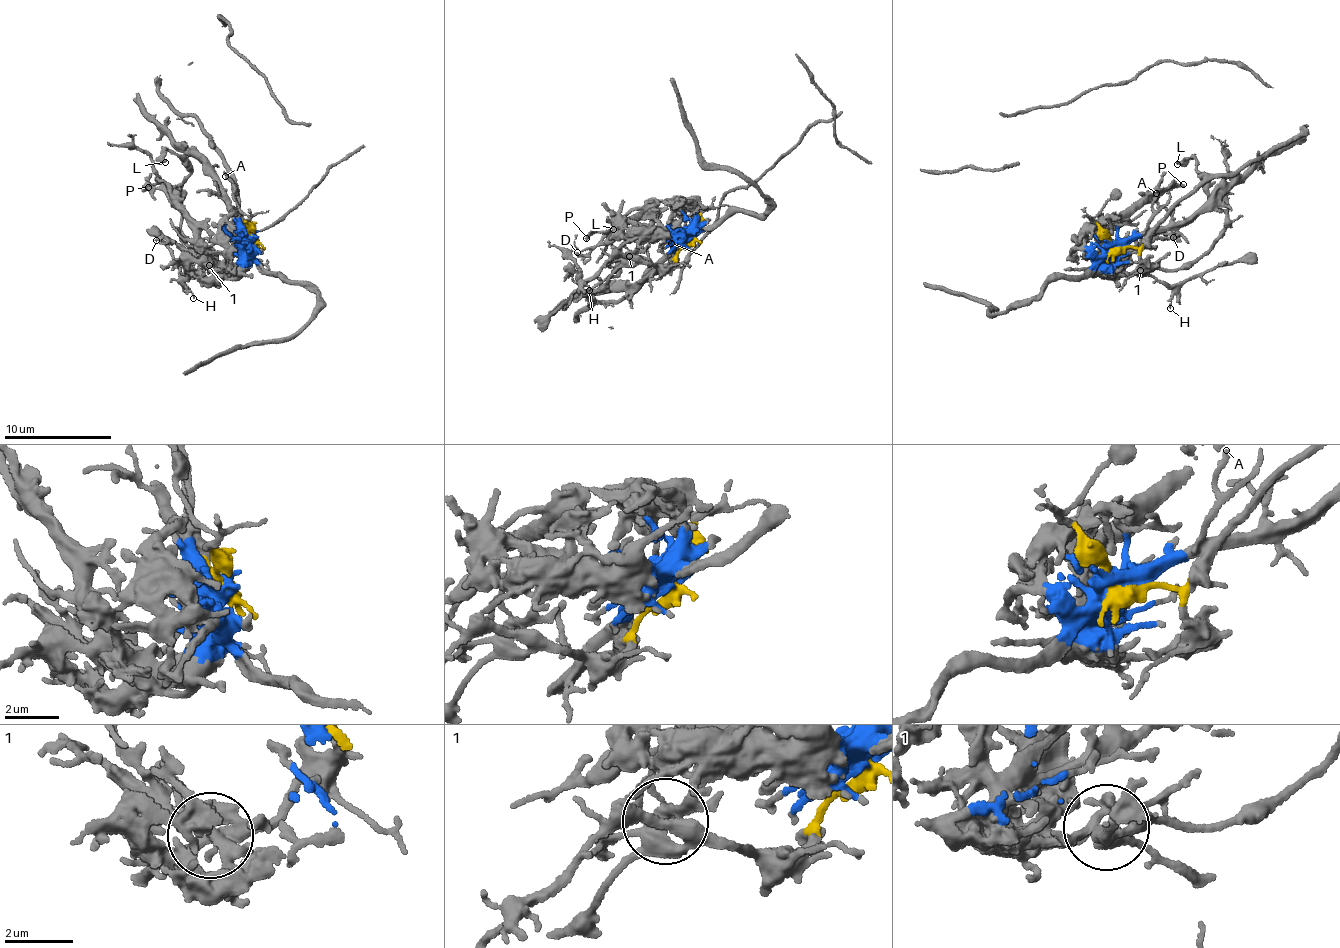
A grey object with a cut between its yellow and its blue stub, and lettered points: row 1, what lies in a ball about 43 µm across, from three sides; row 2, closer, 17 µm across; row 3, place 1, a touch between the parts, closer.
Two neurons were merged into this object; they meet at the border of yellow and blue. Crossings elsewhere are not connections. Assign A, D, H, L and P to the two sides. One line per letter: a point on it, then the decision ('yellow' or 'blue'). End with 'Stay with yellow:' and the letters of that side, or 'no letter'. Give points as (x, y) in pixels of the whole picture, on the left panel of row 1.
A: (225, 176) | blue
D: (156, 240) | blue
H: (193, 298) | yellow
L: (165, 162) | yellow
P: (148, 187) | blue
Stay with yellow: H, L

